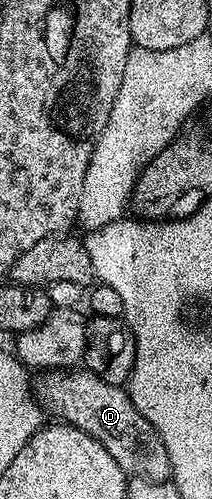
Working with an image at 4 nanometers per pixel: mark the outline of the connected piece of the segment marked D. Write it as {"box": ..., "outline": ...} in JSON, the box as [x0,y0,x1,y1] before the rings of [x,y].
{"box":[33,369,173,482],"outline":[[[86,369],[49,371],[38,376],[33,390],[44,412],[55,414],[56,420],[89,433],[89,437],[105,445],[105,453],[117,461],[123,474],[132,479],[168,482],[173,472],[169,453],[153,425],[133,405],[123,387],[109,385]]]}

